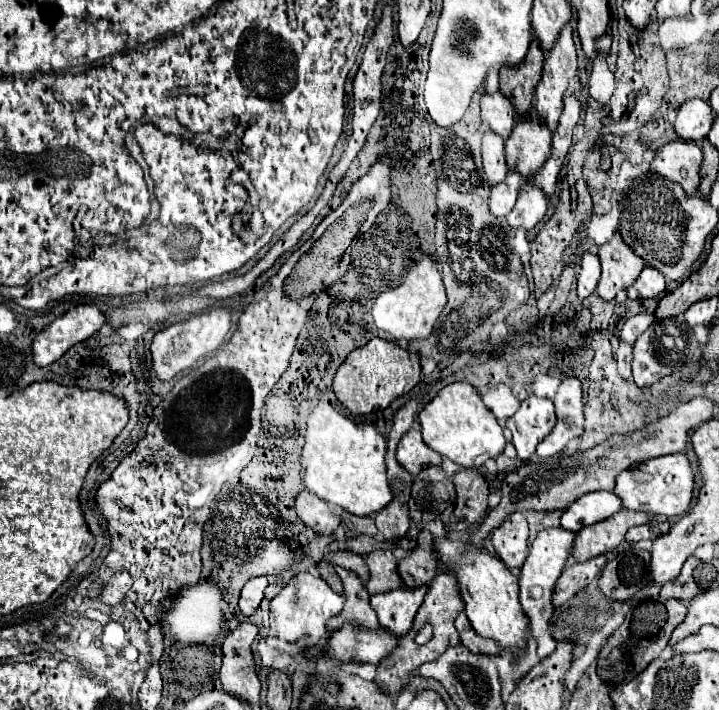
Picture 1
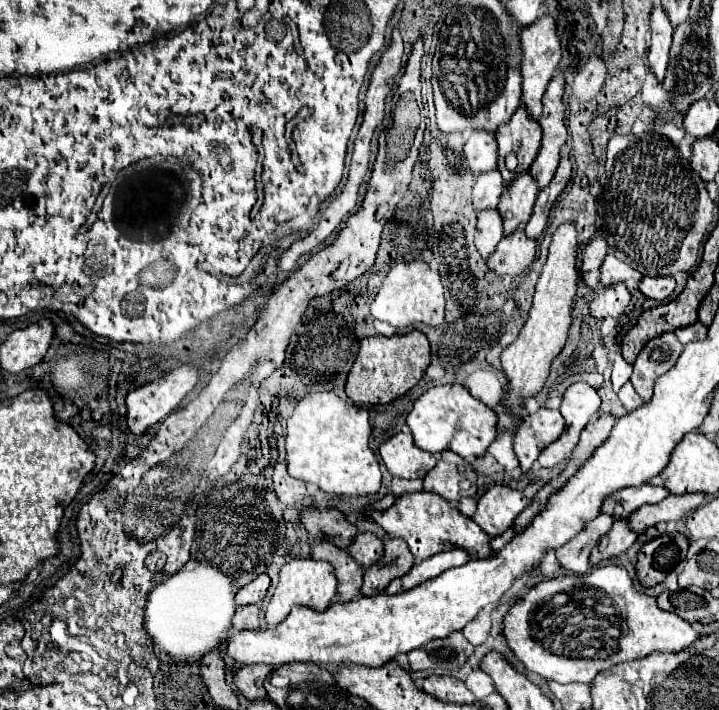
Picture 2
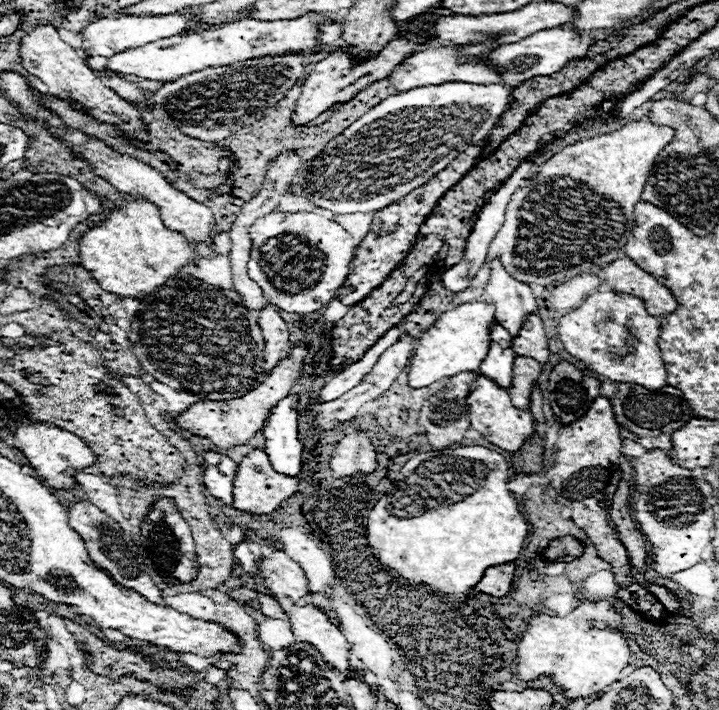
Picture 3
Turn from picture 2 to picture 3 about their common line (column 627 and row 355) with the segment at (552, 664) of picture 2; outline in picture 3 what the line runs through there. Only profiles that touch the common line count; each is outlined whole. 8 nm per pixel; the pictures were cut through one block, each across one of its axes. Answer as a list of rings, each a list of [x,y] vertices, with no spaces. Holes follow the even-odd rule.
[[[598,290],[576,310],[558,320],[558,334],[564,350],[576,360],[580,370],[610,382],[630,382],[644,388],[664,388],[668,372],[660,356],[660,320],[646,312],[646,304],[630,294]]]

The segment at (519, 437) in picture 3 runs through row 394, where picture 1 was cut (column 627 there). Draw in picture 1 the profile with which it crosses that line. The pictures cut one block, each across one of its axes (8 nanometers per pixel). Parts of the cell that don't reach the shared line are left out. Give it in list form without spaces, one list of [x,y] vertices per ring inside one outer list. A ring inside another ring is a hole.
[[[670,454],[646,460],[644,464],[636,464],[624,470],[616,478],[614,494],[622,500],[622,506],[636,512],[646,512],[650,516],[682,516],[690,506],[694,490],[694,472],[684,454]]]

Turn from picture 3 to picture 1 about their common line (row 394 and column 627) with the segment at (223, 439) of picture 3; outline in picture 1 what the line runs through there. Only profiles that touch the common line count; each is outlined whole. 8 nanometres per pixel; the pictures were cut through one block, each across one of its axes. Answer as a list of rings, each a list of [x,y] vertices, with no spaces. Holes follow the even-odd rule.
[[[618,230],[608,244],[598,248],[598,258],[602,264],[598,294],[604,300],[614,300],[618,290],[626,290],[644,268],[644,260],[634,254]]]

